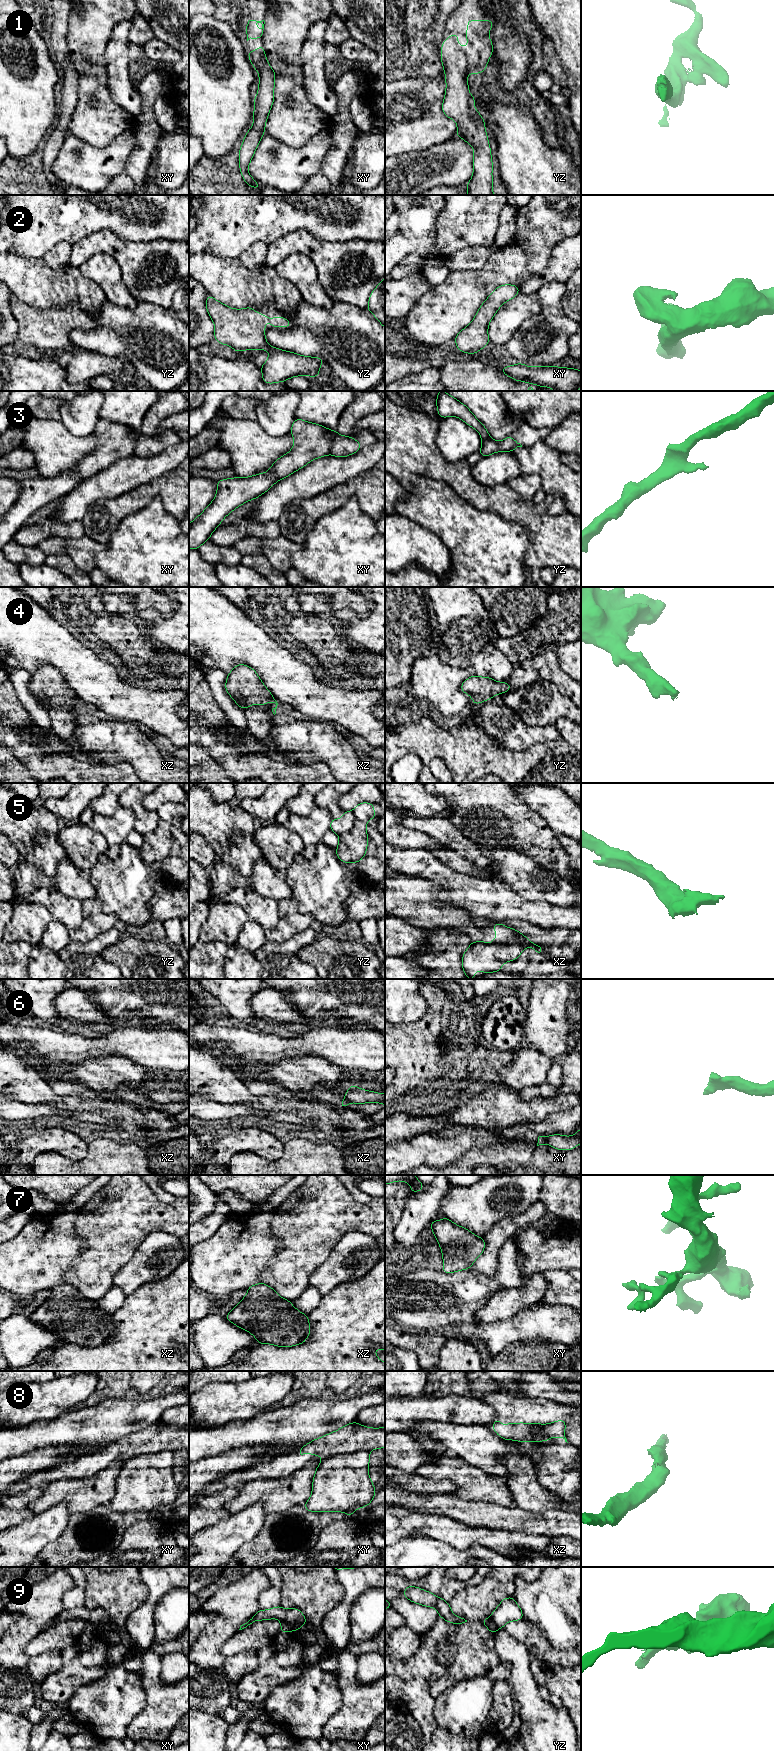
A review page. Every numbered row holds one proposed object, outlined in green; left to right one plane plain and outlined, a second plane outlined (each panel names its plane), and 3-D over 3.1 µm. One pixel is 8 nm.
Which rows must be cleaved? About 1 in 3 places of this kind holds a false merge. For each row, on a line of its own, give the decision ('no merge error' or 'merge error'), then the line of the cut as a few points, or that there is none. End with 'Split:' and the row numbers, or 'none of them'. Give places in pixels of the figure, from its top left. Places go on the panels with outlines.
1: no merge error; no cut
2: no merge error; no cut
3: merge error; cut in xy along (338, 434), (331, 444), (329, 453)
4: no merge error; no cut
5: merge error; cut in xz along (494, 942), (507, 942), (512, 939), (519, 939), (525, 946)
6: merge error; cut in xy along (545, 1137), (548, 1143)
7: no merge error; no cut
8: merge error; cut in xy along (368, 1451), (356, 1450), (336, 1454)
9: merge error; cut in xy along (281, 1620), (291, 1630)
Split: 3, 5, 6, 8, 9

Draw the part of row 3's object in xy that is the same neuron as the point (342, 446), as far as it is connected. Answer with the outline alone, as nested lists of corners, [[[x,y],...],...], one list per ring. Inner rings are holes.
[[[337,435],[330,448],[330,454],[335,457],[347,457],[361,448],[360,443],[350,436]]]

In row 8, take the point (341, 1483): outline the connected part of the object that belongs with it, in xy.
[[[360,1450],[323,1458],[316,1468],[312,1494],[304,1504],[305,1509],[310,1512],[345,1512],[350,1517],[358,1508],[368,1506],[376,1494],[368,1473],[369,1455],[368,1451]]]

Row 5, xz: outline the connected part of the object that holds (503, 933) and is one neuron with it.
[[[499,922],[493,925],[493,929],[496,932],[496,938],[494,939],[494,942],[508,942],[512,939],[520,939],[525,947],[533,948],[536,950],[536,953],[539,956],[542,955],[543,947],[536,945],[535,942],[530,942],[529,939],[522,935],[519,931],[504,926]]]

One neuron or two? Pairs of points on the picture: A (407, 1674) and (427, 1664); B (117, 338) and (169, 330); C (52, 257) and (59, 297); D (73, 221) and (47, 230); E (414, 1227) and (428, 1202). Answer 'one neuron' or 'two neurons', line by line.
A: one neuron
B: one neuron
C: two neurons
D: one neuron
E: one neuron

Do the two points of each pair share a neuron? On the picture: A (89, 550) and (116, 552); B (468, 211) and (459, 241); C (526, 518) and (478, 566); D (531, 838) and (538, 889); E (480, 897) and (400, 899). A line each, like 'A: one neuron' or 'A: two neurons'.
A: two neurons
B: one neuron
C: two neurons
D: two neurons
E: two neurons

